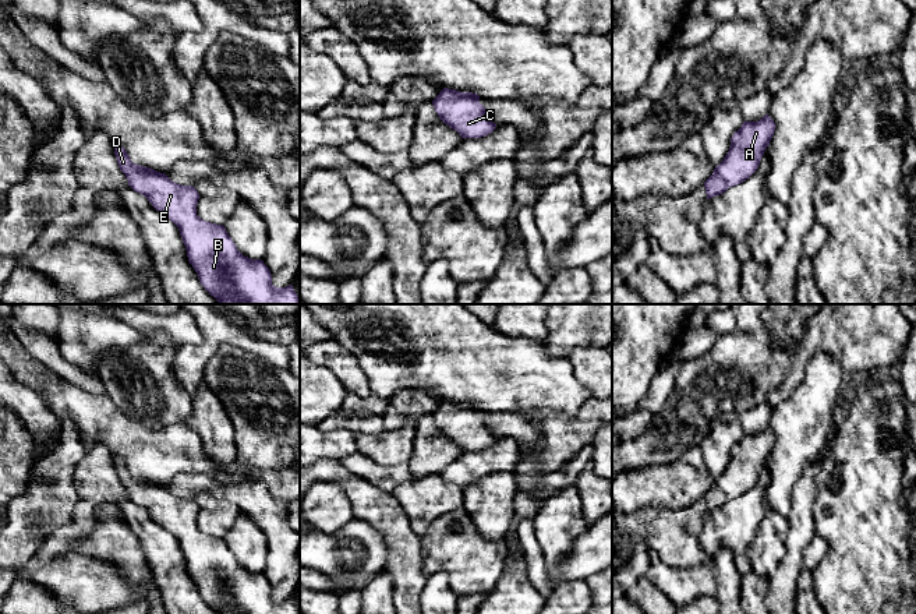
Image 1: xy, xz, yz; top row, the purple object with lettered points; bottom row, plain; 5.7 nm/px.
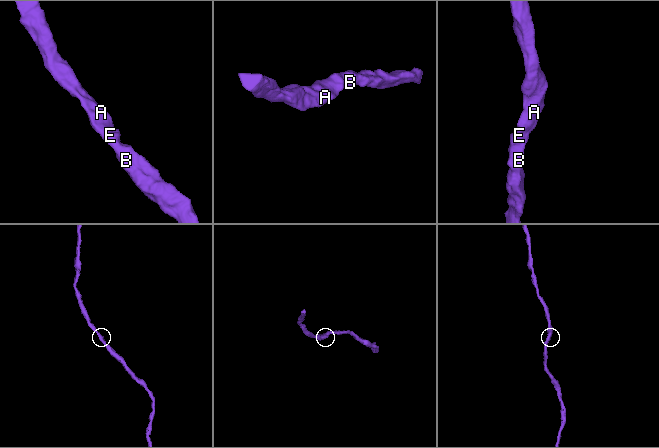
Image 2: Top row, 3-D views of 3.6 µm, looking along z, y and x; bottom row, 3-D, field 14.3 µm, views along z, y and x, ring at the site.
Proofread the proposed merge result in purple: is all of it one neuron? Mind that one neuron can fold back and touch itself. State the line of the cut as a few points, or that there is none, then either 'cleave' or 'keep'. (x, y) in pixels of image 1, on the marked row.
no cut | keep

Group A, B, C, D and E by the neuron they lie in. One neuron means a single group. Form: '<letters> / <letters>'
A B C D E

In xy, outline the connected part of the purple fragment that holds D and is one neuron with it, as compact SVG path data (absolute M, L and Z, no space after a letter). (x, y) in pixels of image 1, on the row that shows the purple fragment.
M114 147L114 155L128 186L178 227L188 262L219 304L300 304L293 285L273 286L262 260L243 255L223 225L197 215L199 194L195 187L177 184L165 173L132 163L123 147Z

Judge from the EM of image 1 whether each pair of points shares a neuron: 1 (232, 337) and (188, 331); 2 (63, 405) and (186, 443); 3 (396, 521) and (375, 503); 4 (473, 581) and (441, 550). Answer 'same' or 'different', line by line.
1: different
2: same
3: same
4: same

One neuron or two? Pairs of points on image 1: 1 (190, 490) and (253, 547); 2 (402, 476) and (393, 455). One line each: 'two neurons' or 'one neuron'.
1: two neurons
2: two neurons

